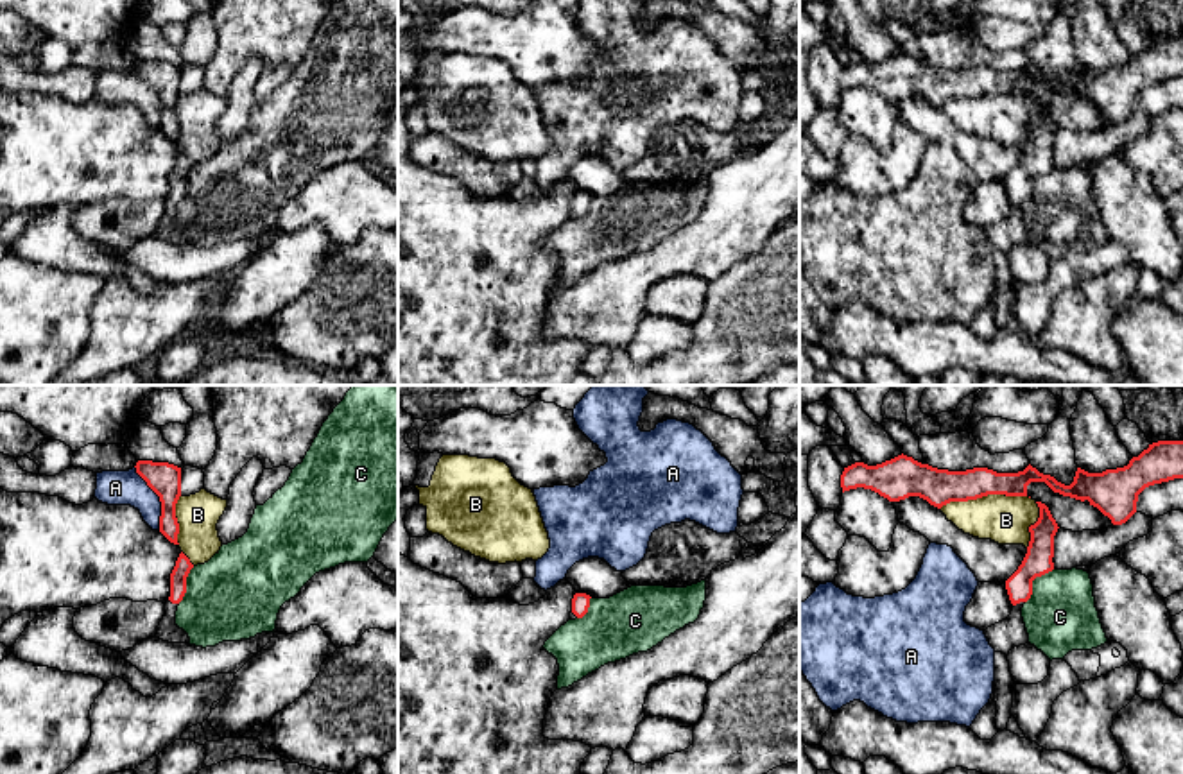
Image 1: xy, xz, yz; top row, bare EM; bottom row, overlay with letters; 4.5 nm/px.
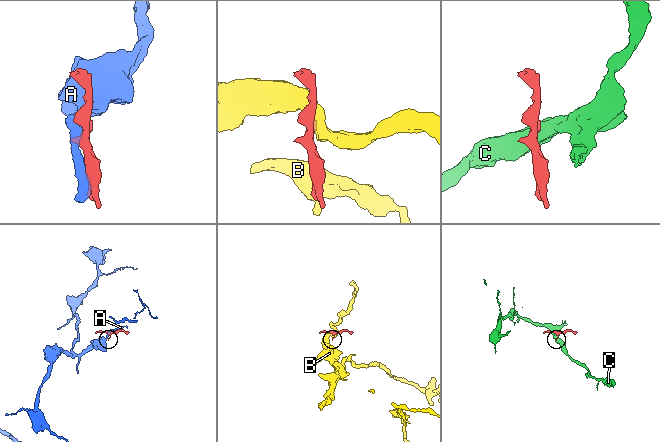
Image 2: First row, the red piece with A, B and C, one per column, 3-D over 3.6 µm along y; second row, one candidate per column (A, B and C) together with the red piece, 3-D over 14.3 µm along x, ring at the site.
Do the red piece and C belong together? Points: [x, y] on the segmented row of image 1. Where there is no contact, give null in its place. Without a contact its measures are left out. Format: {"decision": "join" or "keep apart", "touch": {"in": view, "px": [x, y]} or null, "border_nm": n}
{"decision": "keep apart", "touch": {"in": "yz", "px": [1033, 579]}, "border_nm": 200}

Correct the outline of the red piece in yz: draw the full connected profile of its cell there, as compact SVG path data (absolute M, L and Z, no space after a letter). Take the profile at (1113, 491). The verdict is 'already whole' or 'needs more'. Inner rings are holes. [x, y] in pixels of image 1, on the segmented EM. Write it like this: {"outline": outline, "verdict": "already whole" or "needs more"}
{"outline": "M1183 441L1153 443L1124 468L1102 473L1077 468L1070 486L1040 473L1031 464L1018 473L997 473L988 468L948 471L902 453L876 466L855 462L844 468L841 487L842 493L857 487L871 489L889 502L920 496L941 509L950 502L968 502L988 494L1027 496L1031 482L1045 482L1054 493L1088 500L1113 525L1122 525L1136 512L1138 494L1145 487L1174 478L1183 478Z", "verdict": "already whole"}

